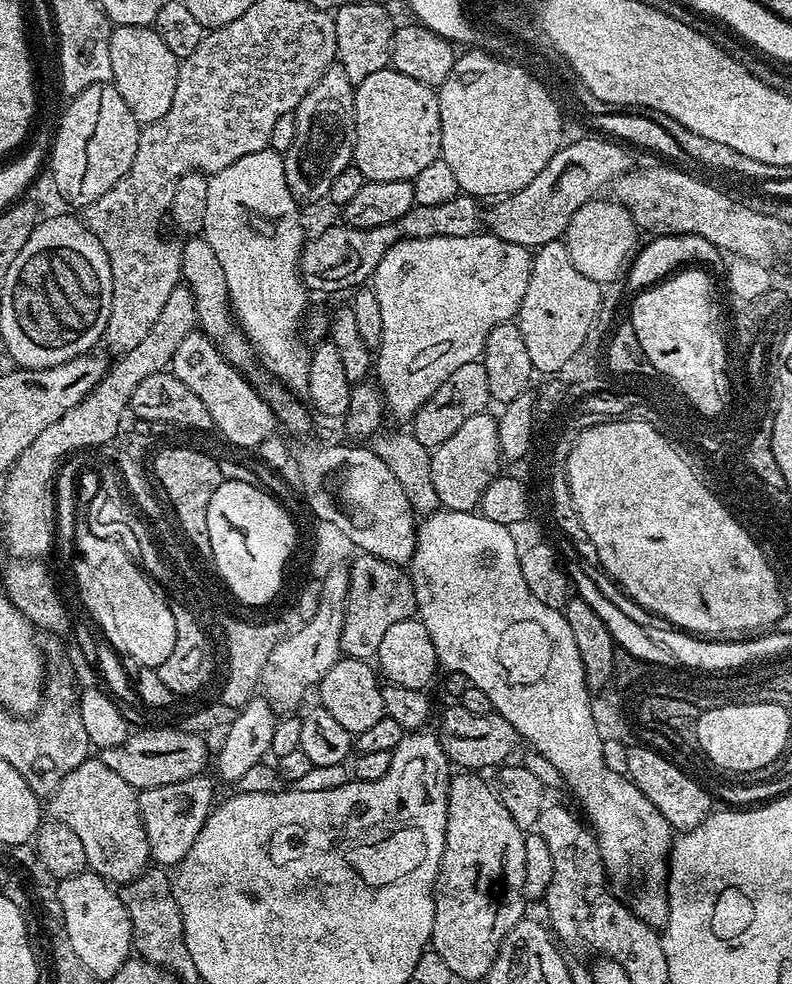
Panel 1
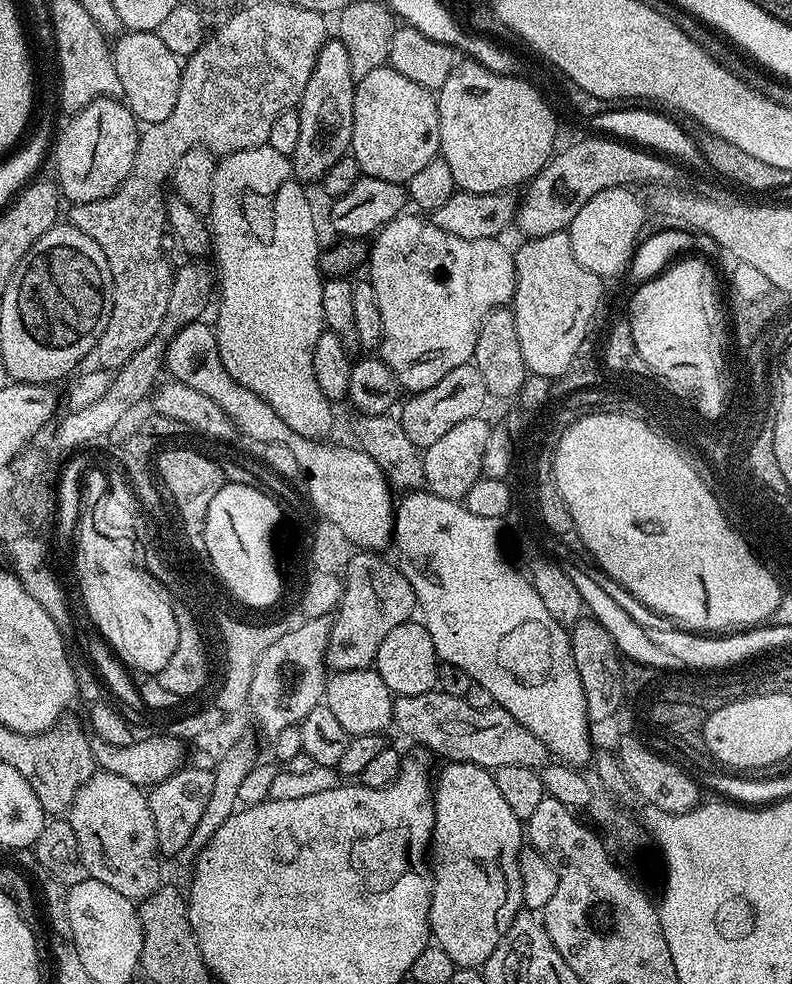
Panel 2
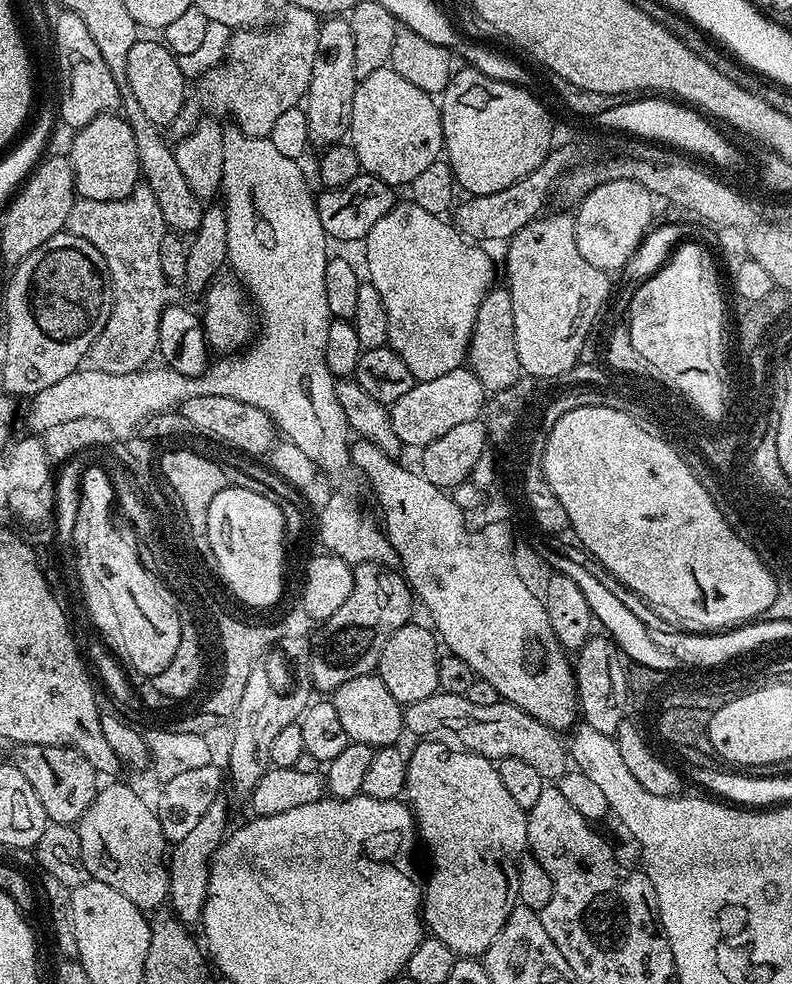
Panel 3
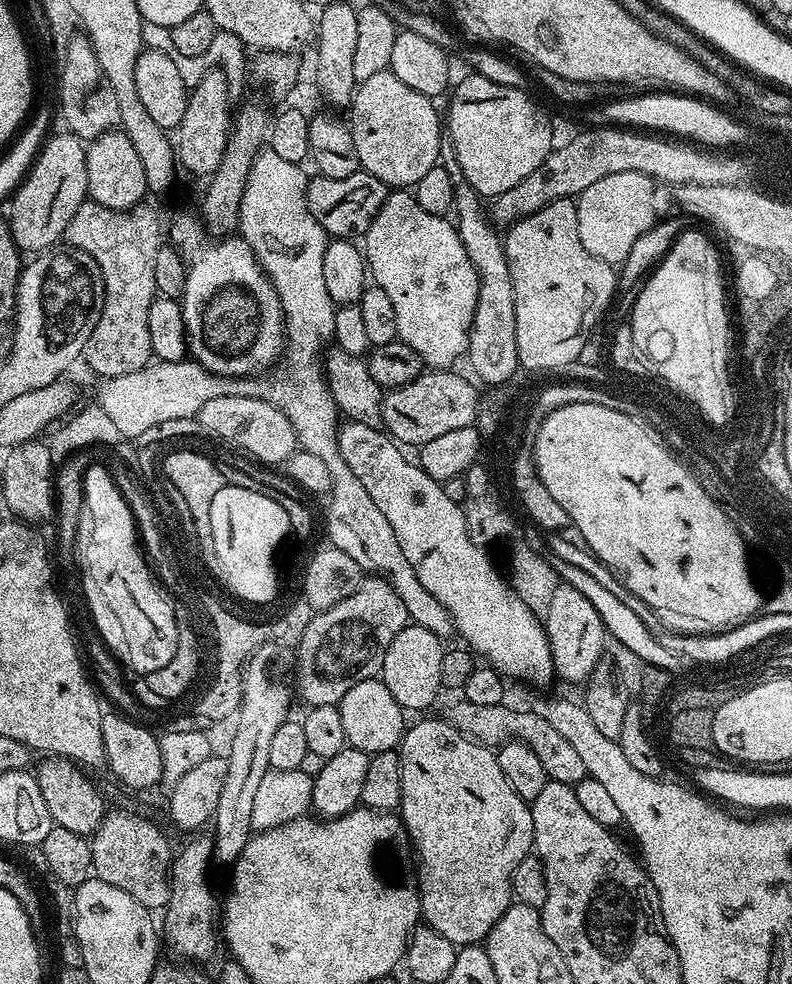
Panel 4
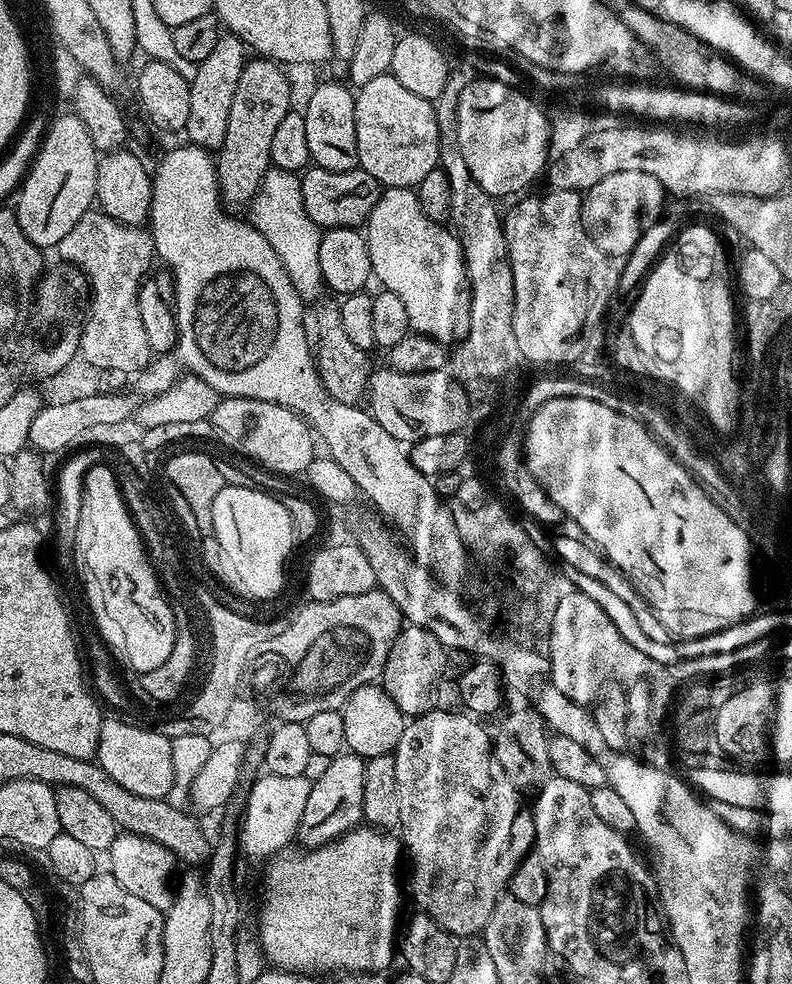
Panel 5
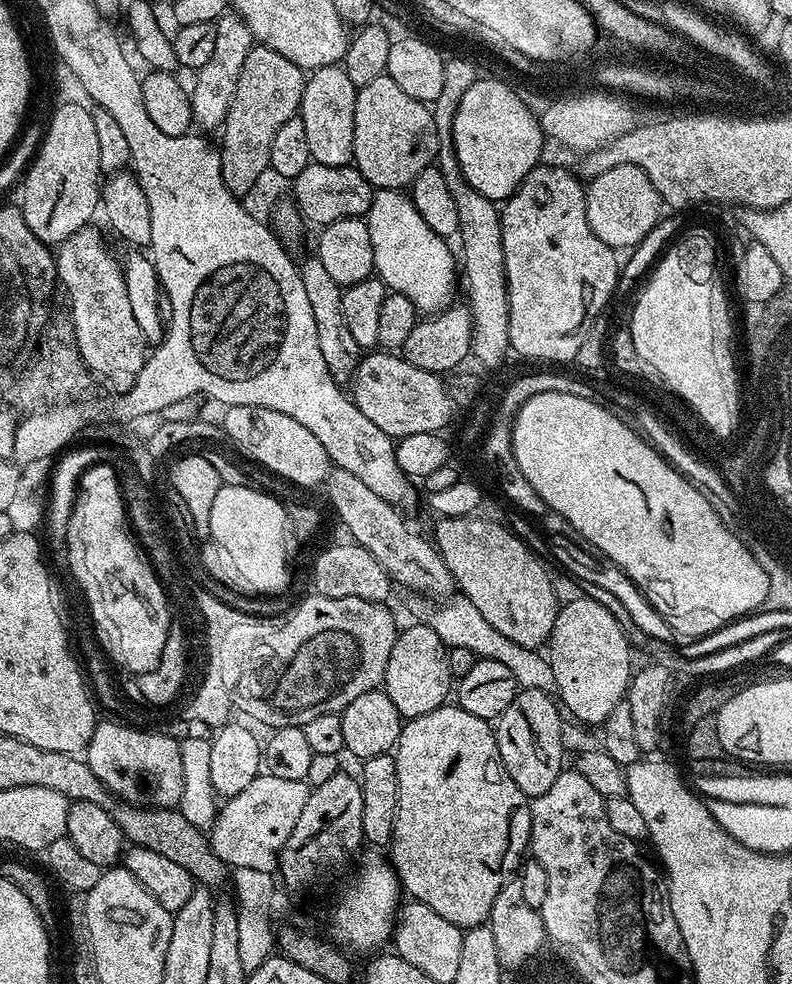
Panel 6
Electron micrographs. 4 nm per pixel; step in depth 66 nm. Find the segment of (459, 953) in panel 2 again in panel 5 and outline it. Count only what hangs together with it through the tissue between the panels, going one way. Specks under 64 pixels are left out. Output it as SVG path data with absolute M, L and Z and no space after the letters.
M433 710L409 719L402 730L402 738L398 738L398 746L394 753L394 771L398 777L398 814L400 815L400 826L398 829L399 839L402 841L403 851L406 853L406 860L412 863L412 896L416 899L416 904L423 915L434 918L442 930L446 930L453 938L462 936L474 936L483 933L486 922L490 922L490 914L494 911L494 906L505 895L509 887L514 870L529 855L534 848L534 822L532 821L531 807L526 803L525 797L506 778L506 770L496 757L493 737L488 736L488 732L483 728L479 719L473 718L467 711L460 712L440 712Z

